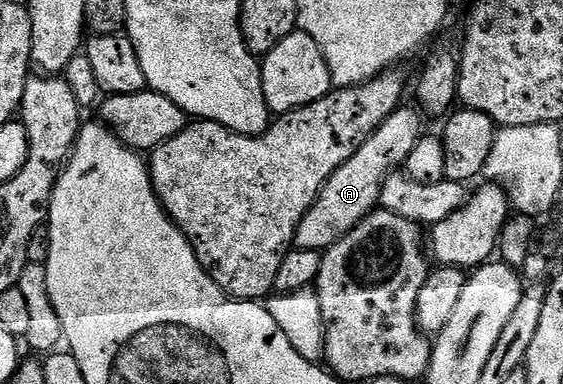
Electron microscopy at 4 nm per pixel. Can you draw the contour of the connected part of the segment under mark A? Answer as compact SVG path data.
M416 108L413 109L396 109L369 136L367 143L363 143L361 150L351 155L351 159L340 165L335 175L331 175L331 179L327 179L311 211L307 211L307 215L299 223L296 248L318 251L330 249L332 245L338 245L352 229L359 227L359 223L367 214L378 208L383 183L389 178L390 173L404 166L411 151L415 151L415 147L426 132L426 118Z

